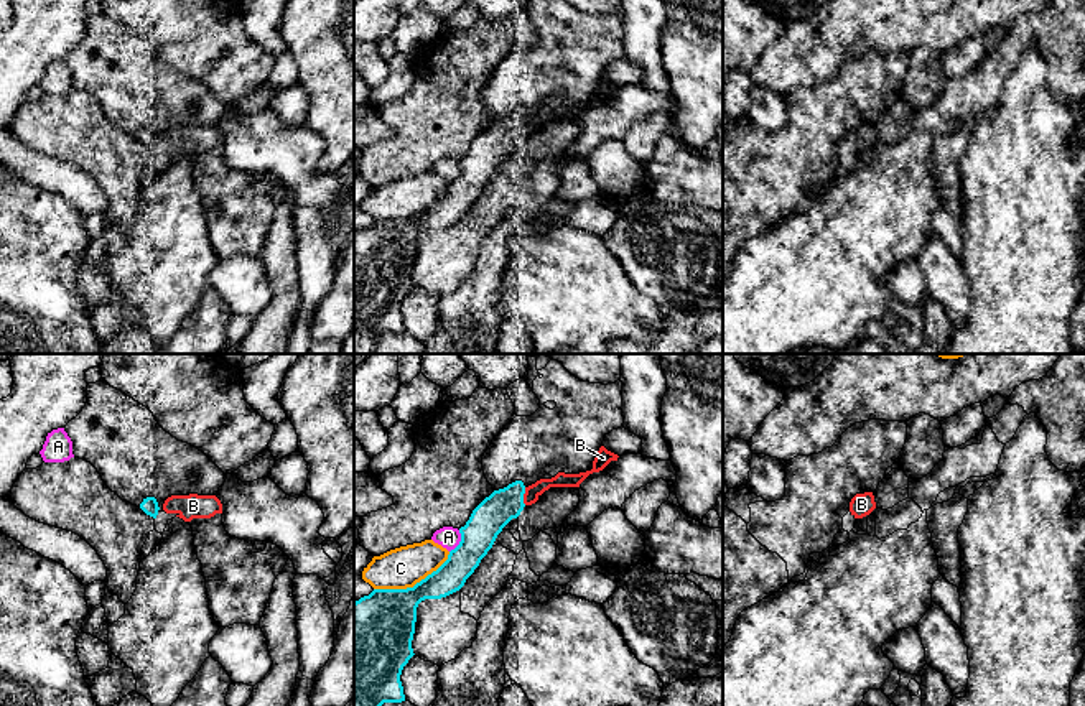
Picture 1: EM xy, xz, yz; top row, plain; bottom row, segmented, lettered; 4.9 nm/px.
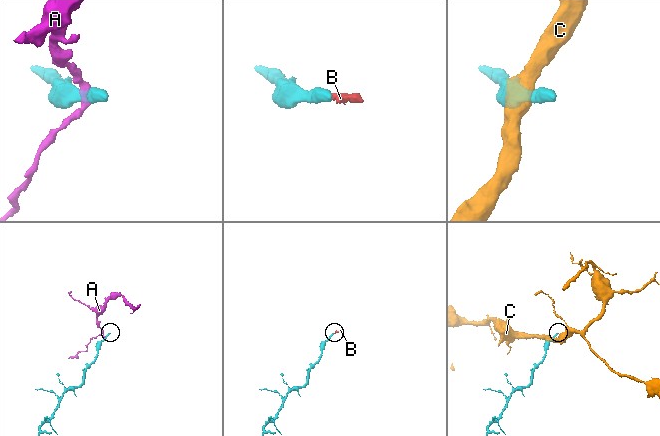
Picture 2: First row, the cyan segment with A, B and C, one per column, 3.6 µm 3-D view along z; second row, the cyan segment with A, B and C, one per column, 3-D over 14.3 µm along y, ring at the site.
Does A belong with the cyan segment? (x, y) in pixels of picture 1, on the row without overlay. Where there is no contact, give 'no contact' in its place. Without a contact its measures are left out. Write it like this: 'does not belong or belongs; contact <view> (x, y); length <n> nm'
does not belong; contact xz (460, 173); length 120 nm

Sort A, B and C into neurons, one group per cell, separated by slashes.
A / B / C

